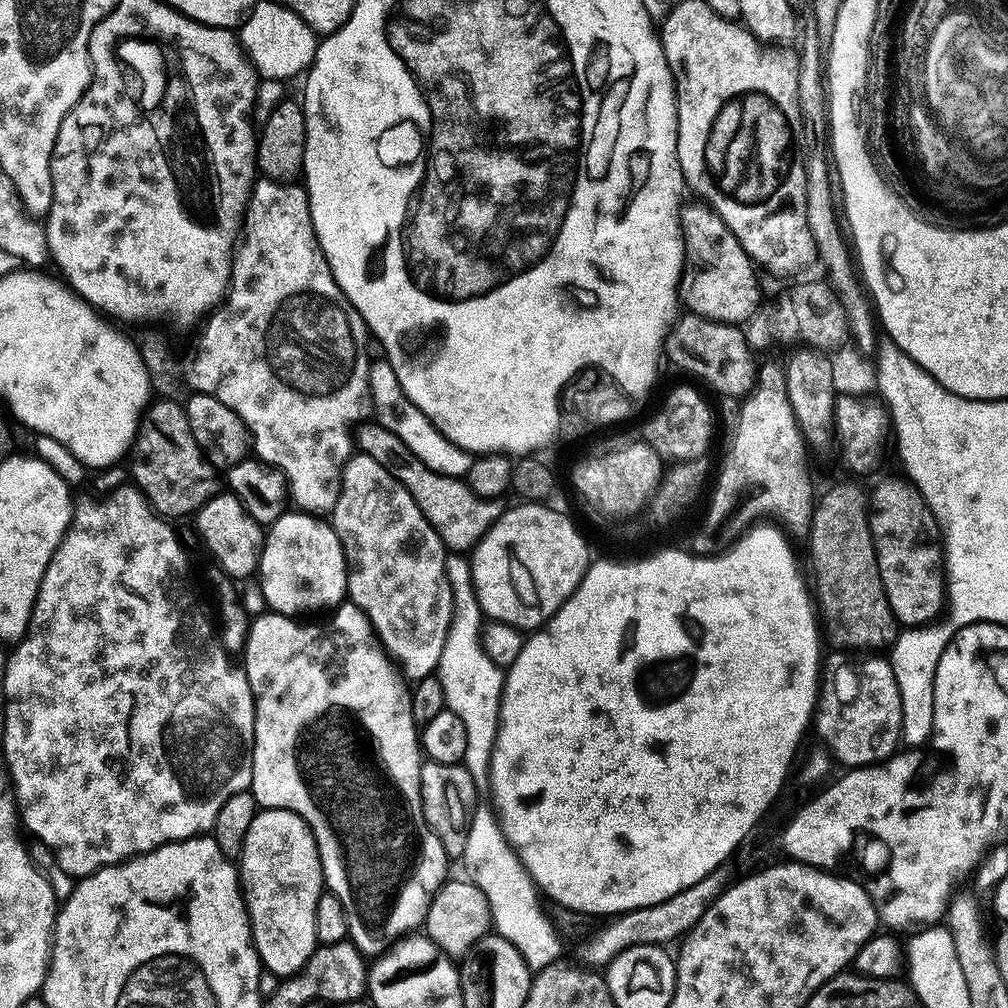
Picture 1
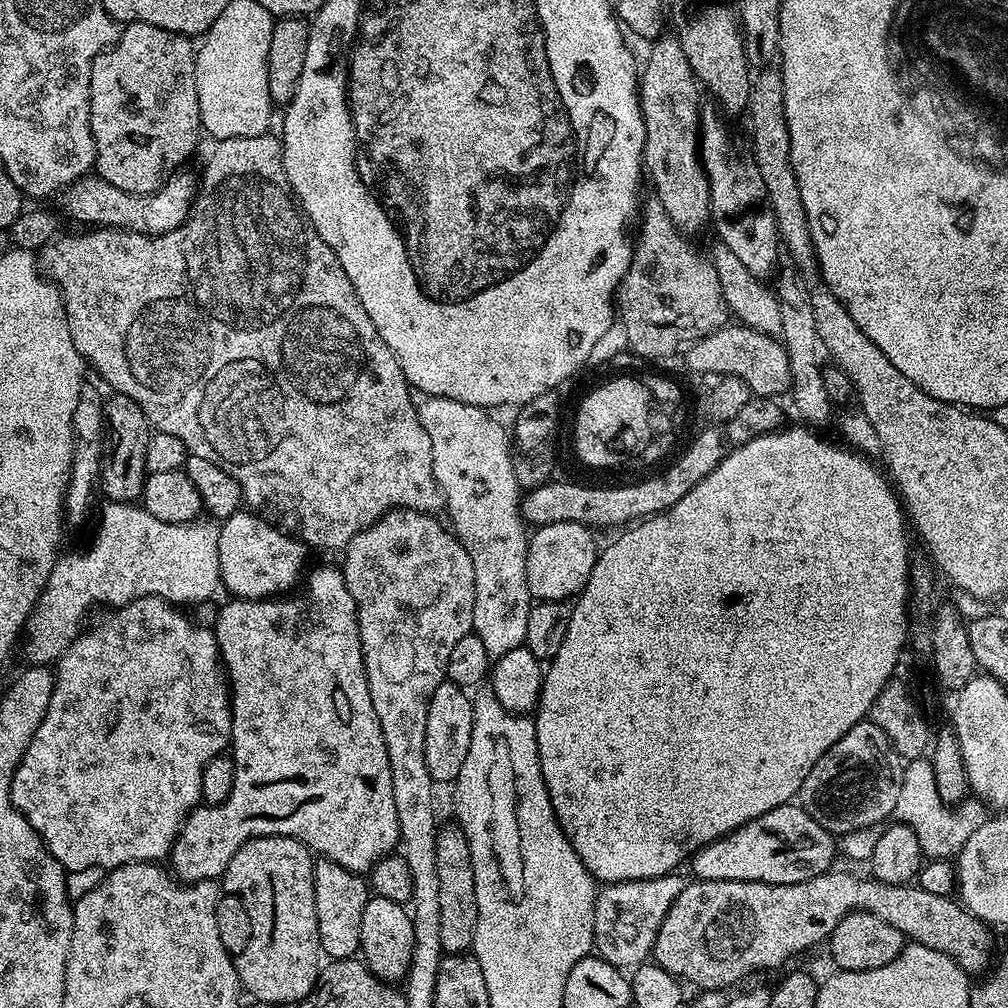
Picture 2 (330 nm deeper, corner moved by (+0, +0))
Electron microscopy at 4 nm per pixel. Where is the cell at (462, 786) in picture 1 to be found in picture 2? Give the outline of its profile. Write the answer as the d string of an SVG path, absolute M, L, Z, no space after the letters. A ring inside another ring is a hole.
M459 825L441 827L436 834L438 902L441 903L441 941L445 953L460 954L473 942L477 928L477 895L474 892L473 860L469 842Z

